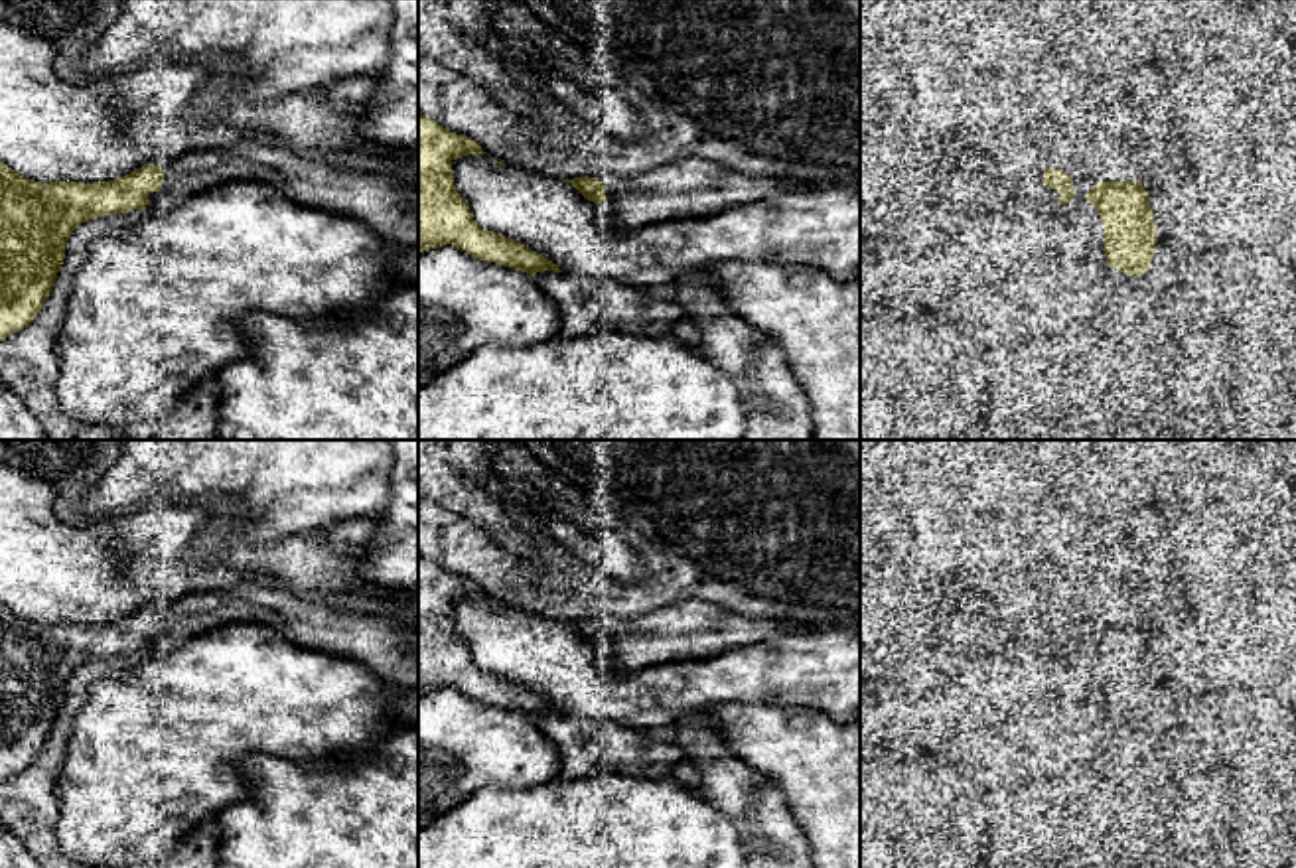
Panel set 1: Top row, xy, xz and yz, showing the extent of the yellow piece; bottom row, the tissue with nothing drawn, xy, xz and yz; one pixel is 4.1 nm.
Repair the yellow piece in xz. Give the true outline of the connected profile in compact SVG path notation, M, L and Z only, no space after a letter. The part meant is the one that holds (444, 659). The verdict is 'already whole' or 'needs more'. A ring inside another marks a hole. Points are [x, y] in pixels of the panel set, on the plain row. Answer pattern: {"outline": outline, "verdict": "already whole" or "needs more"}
{"outline": "M418 554L418 694L456 687L468 696L535 718L562 714L552 702L525 687L481 671L454 627L452 604L469 596L487 596L462 576L454 576Z", "verdict": "already whole"}

